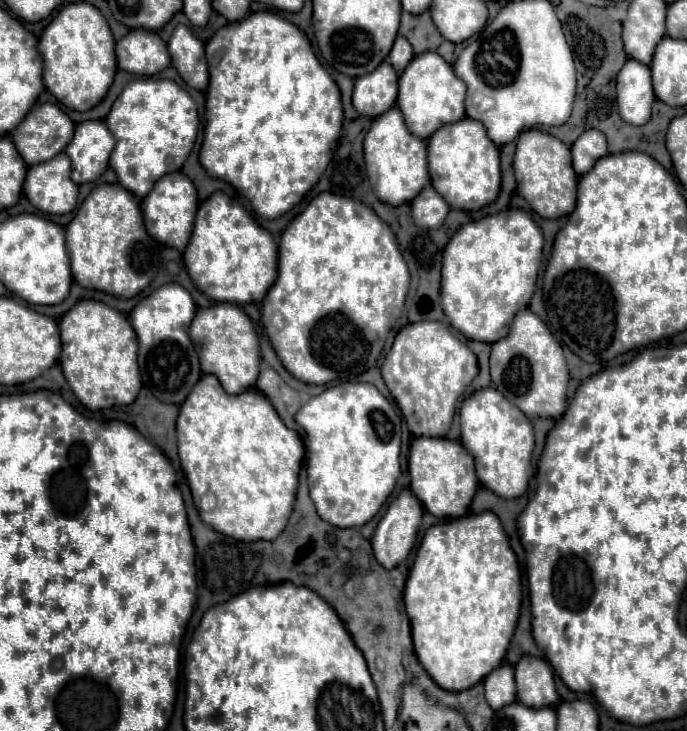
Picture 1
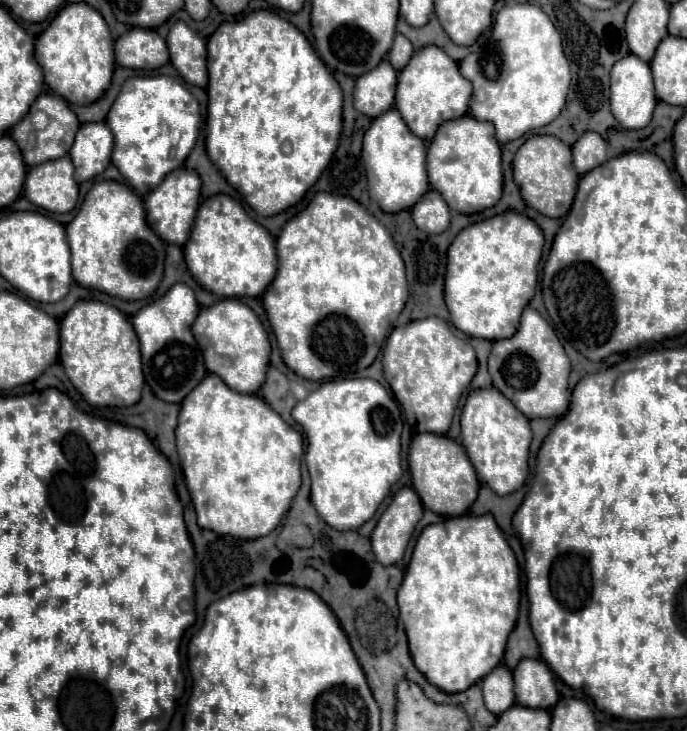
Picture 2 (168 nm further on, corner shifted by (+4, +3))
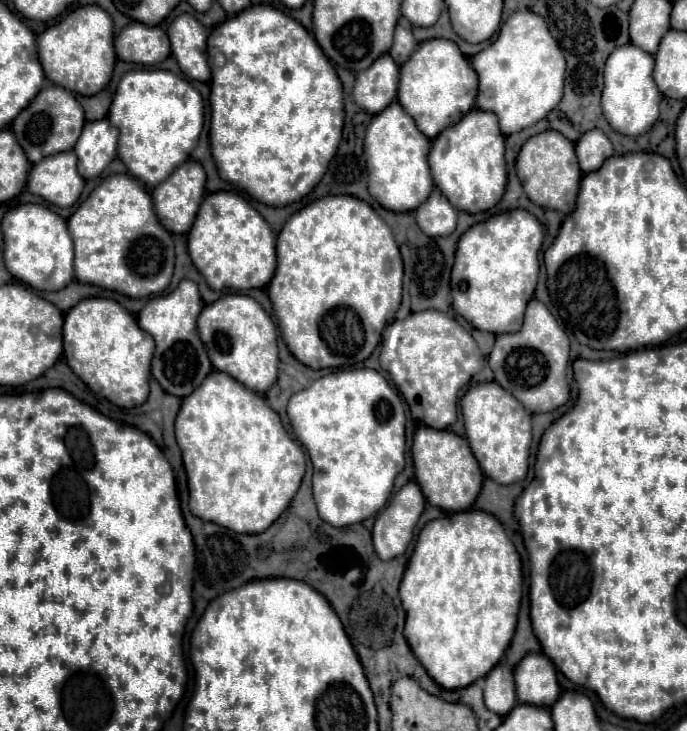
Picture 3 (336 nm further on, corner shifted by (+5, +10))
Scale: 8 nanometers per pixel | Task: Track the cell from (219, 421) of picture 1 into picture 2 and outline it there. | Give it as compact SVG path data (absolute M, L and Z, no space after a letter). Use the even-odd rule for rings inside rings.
M207 374L189 396L181 402L179 426L175 430L177 452L189 494L193 498L197 524L217 534L231 534L235 538L253 540L273 532L287 514L291 500L301 486L301 456L303 436L285 424L285 420L253 394L239 394L231 390L217 374Z

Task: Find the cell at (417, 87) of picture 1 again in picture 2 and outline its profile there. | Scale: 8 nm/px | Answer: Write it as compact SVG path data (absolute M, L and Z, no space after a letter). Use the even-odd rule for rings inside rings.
M427 46L413 54L413 60L399 72L395 108L401 112L409 130L423 140L431 140L441 122L467 114L471 100L471 84L459 72L459 64L439 46Z

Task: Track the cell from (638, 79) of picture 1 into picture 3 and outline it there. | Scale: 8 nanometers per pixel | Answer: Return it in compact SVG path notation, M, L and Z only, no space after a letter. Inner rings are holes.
M632 43L622 45L610 53L604 69L602 111L614 131L624 135L640 135L648 131L658 119L658 105L662 93L658 91L652 79L652 71L654 71L654 57Z

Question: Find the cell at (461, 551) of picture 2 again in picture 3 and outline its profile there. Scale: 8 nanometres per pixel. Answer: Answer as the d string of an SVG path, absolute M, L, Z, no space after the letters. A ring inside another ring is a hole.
M468 509L468 511L460 511L460 513L450 513L446 517L434 519L430 523L426 523L416 539L416 547L414 553L408 561L406 573L402 577L400 583L400 599L402 599L402 607L406 609L406 627L404 627L404 637L408 641L408 645L412 647L416 659L422 663L422 667L426 669L426 673L444 689L460 689L466 687L470 683L474 683L476 679L484 677L504 655L512 635L516 629L516 617L518 617L518 609L520 609L520 597L522 597L522 565L520 565L520 557L516 553L514 543L510 541L510 537L506 535L506 531L502 529L502 523L496 521L494 515L486 513L486 511L478 511L478 509Z

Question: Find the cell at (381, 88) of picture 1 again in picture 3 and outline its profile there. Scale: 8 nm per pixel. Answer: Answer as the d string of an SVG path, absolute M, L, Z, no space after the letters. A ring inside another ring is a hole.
M380 55L368 69L356 73L354 101L368 113L380 113L396 99L398 65L392 57Z

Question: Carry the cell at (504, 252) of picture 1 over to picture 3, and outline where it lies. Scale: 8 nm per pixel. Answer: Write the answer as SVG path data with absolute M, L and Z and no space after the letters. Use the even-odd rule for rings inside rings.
M526 209L498 213L472 225L456 243L456 261L452 267L452 307L472 327L494 335L514 333L524 321L526 303L532 299L538 283L538 253L544 241L544 229Z

